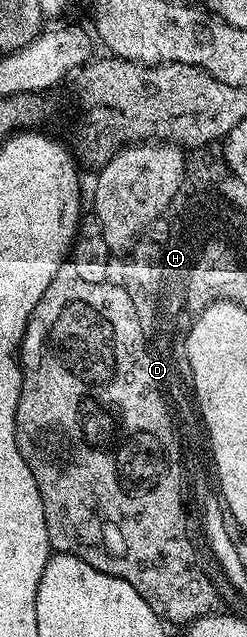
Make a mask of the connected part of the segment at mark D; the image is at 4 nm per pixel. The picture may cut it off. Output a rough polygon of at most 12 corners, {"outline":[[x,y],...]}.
{"outline":[[61,273],[18,352],[49,548],[161,620],[176,447],[209,442],[188,335]]}

